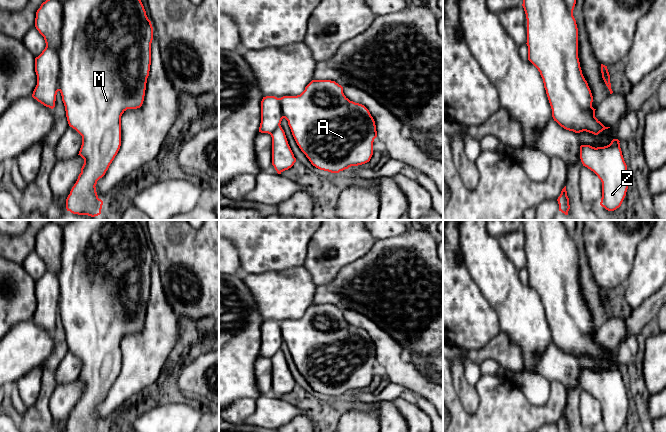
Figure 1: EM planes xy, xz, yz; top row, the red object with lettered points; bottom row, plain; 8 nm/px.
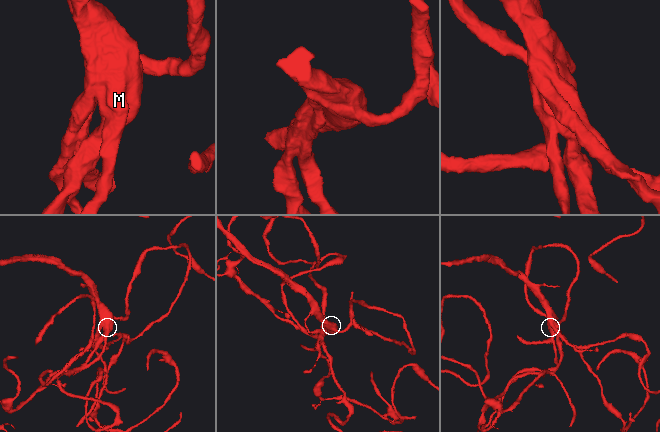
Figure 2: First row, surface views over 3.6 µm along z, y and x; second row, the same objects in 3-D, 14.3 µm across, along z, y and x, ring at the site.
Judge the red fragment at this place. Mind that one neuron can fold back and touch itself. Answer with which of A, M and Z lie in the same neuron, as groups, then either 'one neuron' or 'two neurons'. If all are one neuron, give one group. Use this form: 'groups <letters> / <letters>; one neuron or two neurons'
groups A M Z; one neuron

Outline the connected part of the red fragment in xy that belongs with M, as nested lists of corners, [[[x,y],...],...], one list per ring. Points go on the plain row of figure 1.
[[[51,220],[43,226],[37,234],[35,251],[44,261],[46,271],[42,277],[35,282],[37,309],[33,315],[32,321],[44,330],[53,333],[55,331],[56,319],[59,315],[65,330],[69,350],[82,360],[82,369],[78,379],[84,383],[84,388],[76,407],[66,423],[66,432],[102,432],[103,425],[98,422],[95,410],[97,405],[105,399],[120,373],[121,340],[127,333],[140,332],[144,325],[146,307],[151,289],[151,267],[153,264],[153,251],[151,245],[146,239],[146,235],[139,220]]]

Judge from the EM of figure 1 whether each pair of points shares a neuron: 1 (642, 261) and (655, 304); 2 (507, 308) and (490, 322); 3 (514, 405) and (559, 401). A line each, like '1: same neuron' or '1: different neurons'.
1: different neurons
2: different neurons
3: same neuron

